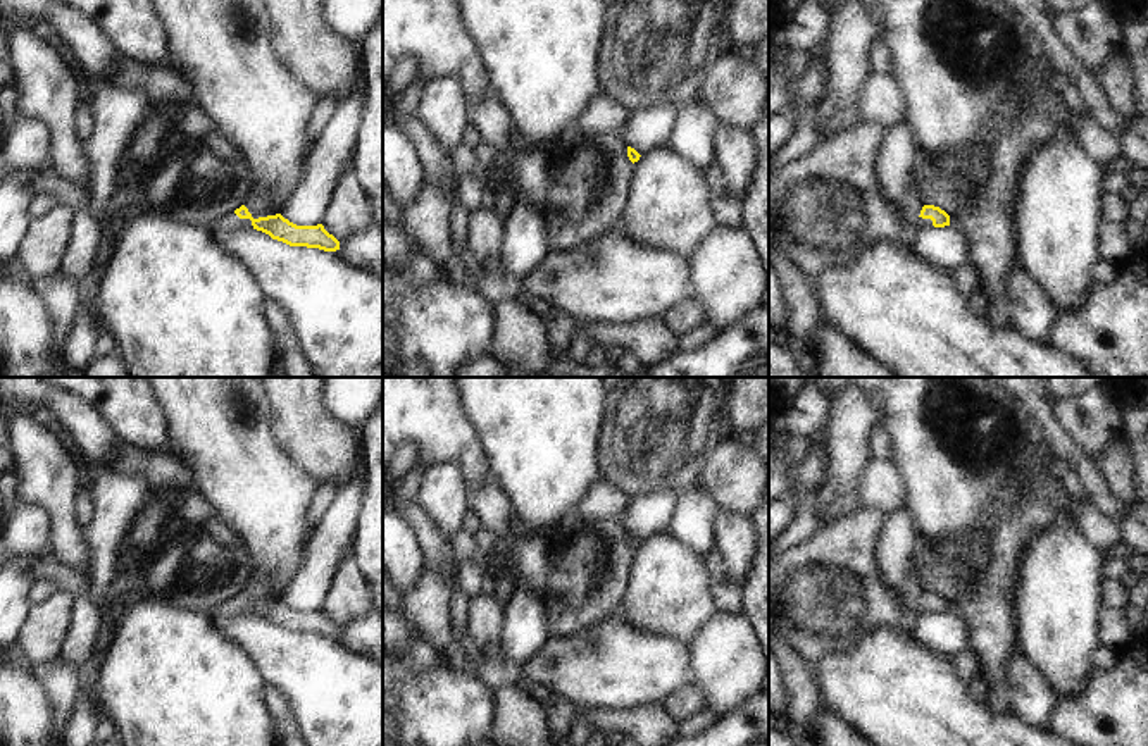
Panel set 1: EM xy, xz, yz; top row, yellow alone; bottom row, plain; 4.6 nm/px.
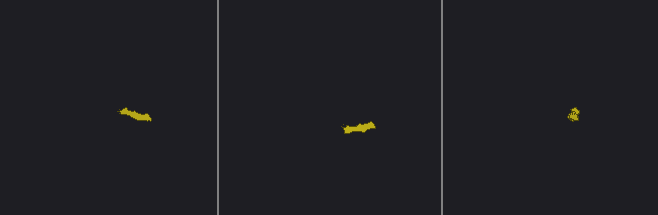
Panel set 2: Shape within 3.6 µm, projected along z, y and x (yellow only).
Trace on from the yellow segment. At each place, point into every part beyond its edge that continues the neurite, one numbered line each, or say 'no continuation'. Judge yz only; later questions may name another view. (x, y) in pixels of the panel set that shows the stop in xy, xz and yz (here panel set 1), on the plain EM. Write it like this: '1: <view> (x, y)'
1: yz (919, 609)

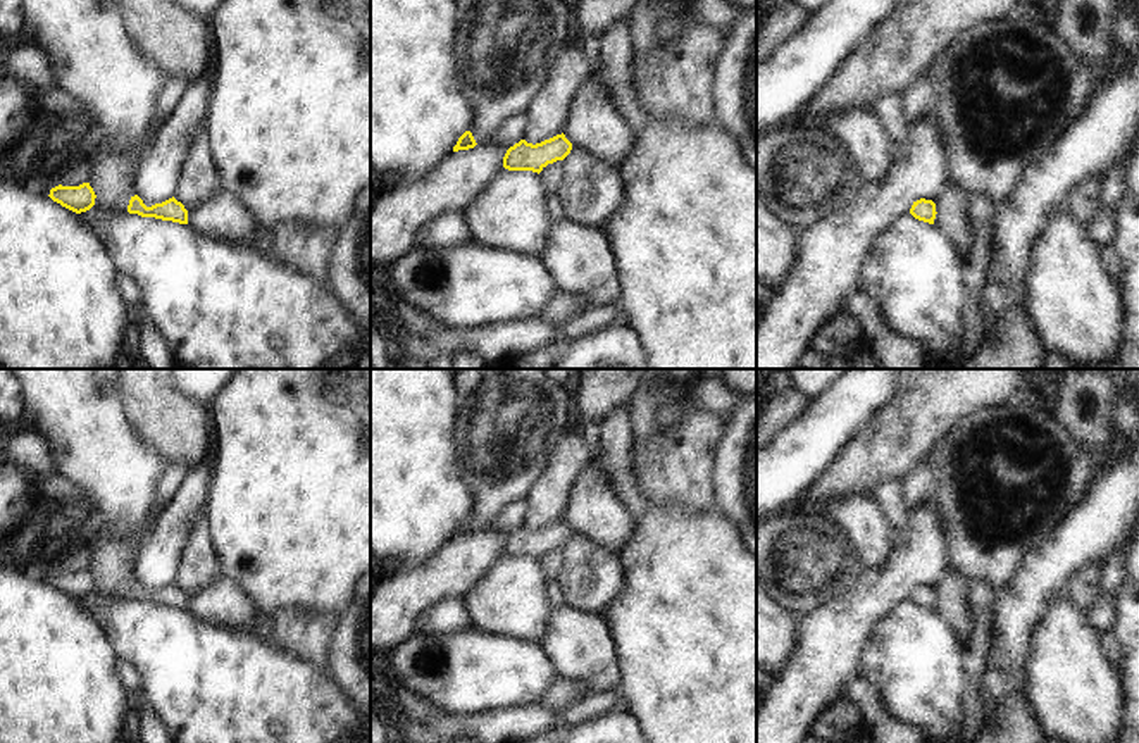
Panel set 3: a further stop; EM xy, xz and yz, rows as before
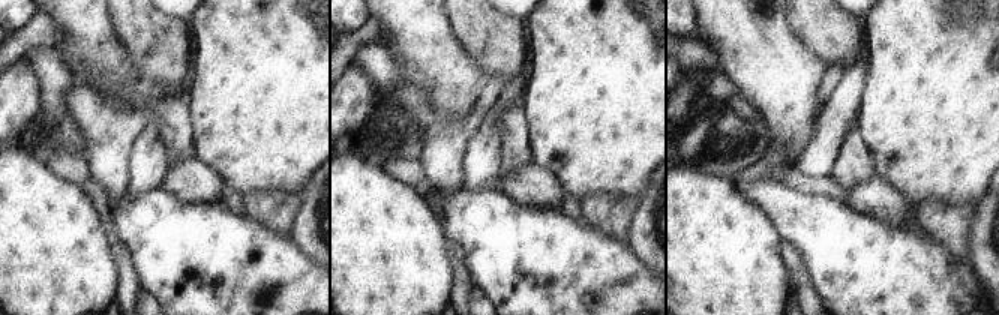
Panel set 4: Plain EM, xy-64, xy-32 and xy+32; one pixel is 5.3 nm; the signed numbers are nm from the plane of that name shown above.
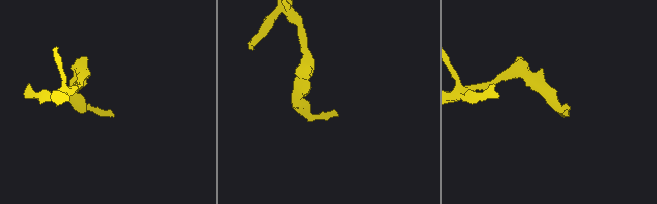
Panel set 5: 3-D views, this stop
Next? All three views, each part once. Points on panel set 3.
no continuation

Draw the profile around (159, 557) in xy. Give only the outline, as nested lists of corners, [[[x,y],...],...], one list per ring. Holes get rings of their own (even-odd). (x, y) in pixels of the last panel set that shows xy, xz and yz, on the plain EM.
[[[210,460],[186,472],[179,488],[160,510],[134,560],[134,579],[146,593],[174,583],[190,521],[203,510],[212,471]]]

